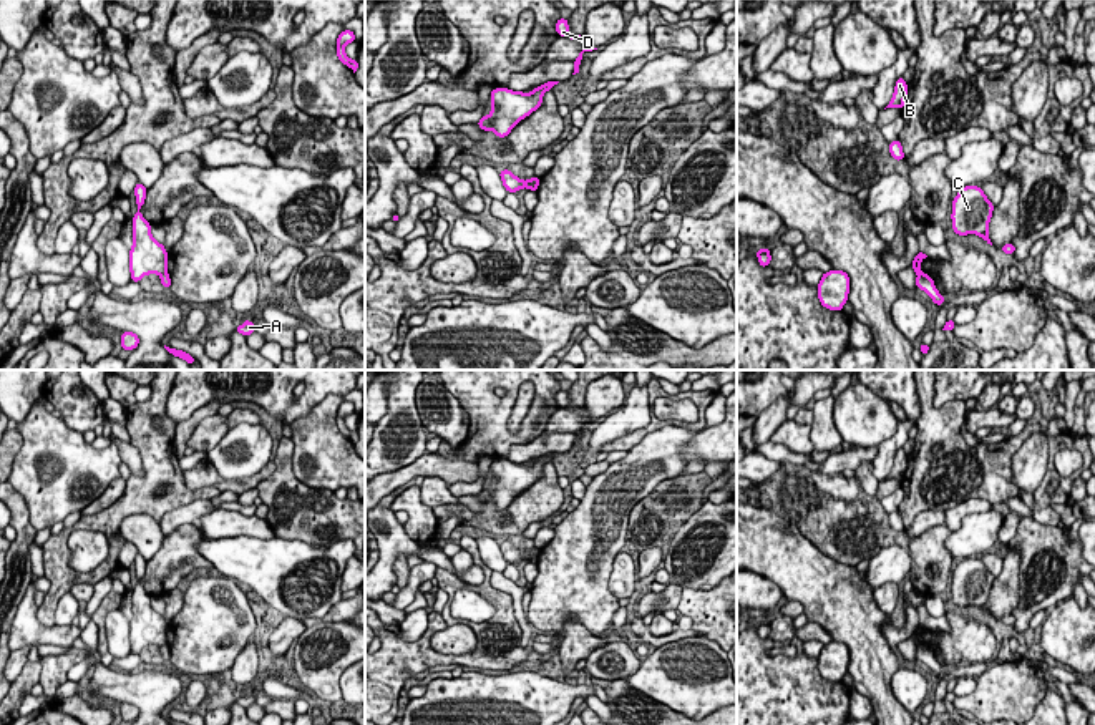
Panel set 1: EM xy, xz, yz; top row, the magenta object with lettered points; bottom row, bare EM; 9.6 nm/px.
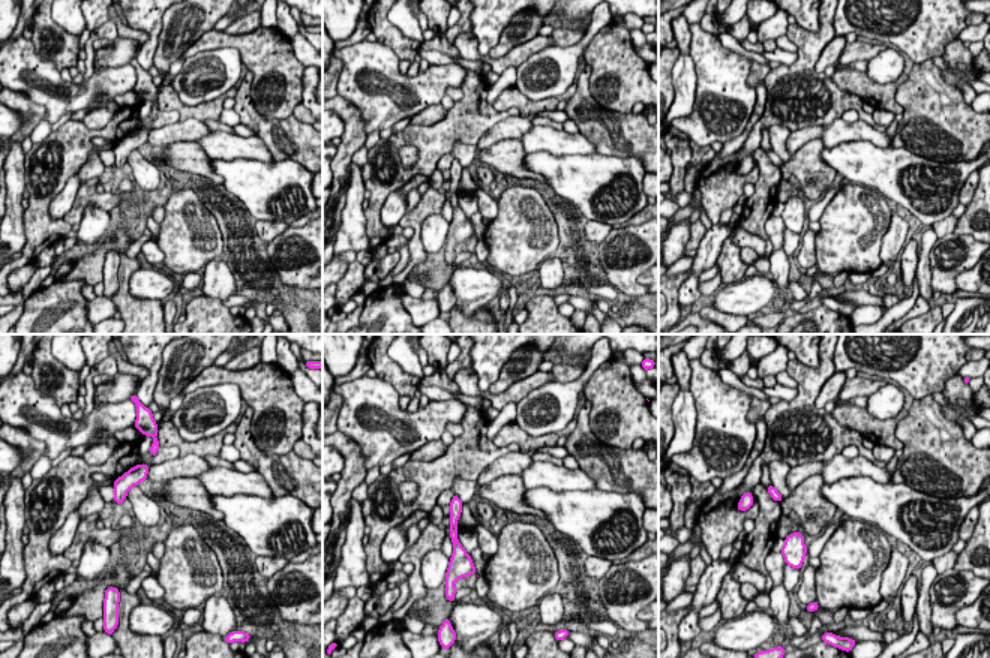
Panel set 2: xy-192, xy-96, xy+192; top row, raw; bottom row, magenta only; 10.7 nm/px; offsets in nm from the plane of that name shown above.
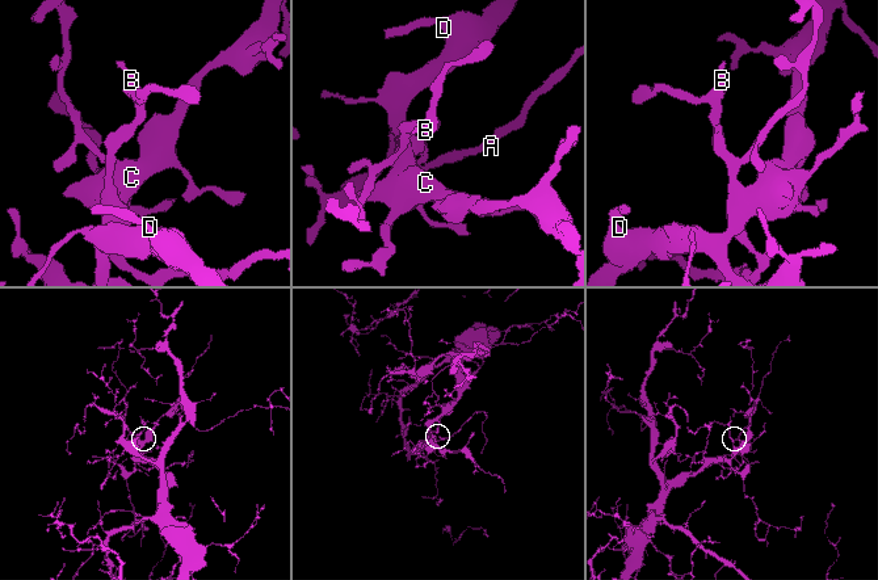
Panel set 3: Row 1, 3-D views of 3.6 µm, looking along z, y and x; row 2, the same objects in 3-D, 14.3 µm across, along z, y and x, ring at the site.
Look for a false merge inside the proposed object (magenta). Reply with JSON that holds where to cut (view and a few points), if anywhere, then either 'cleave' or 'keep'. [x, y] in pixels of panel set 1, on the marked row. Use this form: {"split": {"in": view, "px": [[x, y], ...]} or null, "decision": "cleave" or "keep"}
{"split": {"in": "xz", "px": [[538, 180], [530, 188]]}, "decision": "cleave"}

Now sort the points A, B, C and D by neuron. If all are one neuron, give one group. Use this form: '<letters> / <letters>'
A / B C D

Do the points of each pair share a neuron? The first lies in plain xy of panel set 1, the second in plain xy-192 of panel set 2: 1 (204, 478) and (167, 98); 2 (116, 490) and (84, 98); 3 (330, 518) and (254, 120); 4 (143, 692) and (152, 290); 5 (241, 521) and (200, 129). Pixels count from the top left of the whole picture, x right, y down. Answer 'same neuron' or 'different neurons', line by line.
1: same neuron
2: different neurons
3: same neuron
4: same neuron
5: different neurons

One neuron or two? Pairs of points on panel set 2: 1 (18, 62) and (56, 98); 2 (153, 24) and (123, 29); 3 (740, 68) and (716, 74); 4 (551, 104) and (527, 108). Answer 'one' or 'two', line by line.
1: one
2: two
3: one
4: one

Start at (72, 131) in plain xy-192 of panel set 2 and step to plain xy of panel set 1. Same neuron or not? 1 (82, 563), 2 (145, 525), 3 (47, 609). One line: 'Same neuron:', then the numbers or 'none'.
Same neuron: 3

